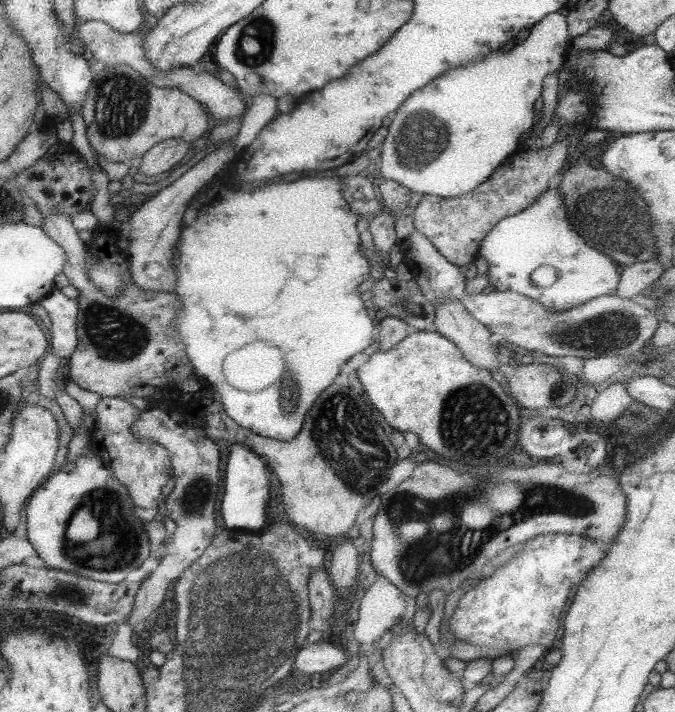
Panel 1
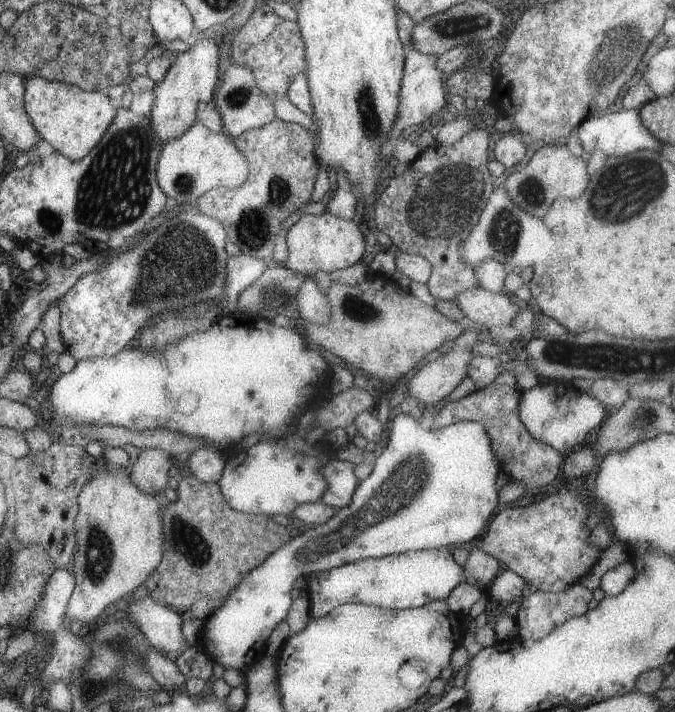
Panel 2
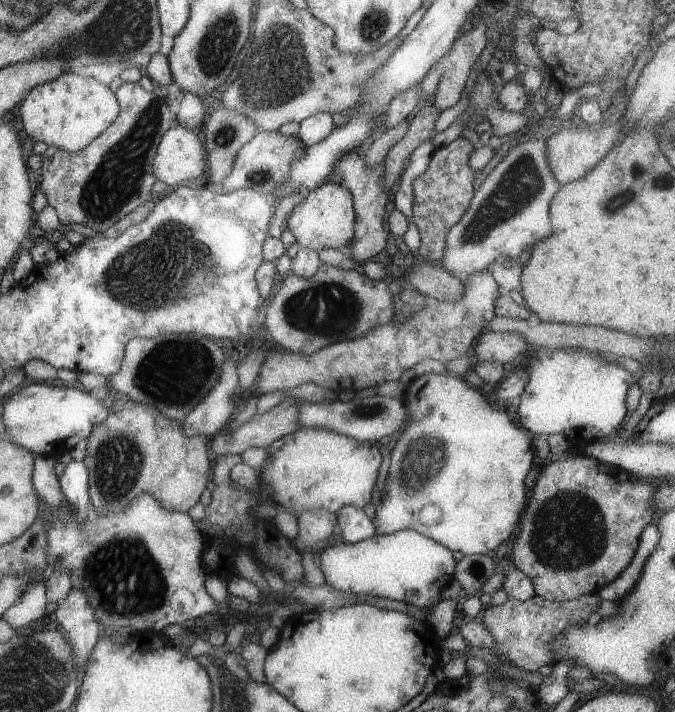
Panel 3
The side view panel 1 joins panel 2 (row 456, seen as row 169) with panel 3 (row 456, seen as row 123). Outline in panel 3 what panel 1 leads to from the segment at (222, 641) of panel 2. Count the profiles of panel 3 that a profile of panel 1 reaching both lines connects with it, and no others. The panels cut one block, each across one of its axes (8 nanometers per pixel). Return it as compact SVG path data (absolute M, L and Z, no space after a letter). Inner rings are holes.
M421 374L419 377L406 377L405 400L411 398L409 402L405 402L404 406L410 414L410 420L403 428L403 434L395 442L395 447L391 450L391 464L387 470L385 478L384 494L381 496L382 506L379 506L373 516L372 524L377 535L387 535L404 529L410 529L427 536L431 541L441 544L449 551L460 551L463 555L487 555L494 548L497 548L506 539L515 535L519 526L520 516L524 510L525 504L525 482L526 475L531 469L533 462L534 446L531 438L527 434L523 434L523 430L519 430L506 412L492 410L485 402L481 390L473 388L467 383L464 377L457 377L453 374Z

